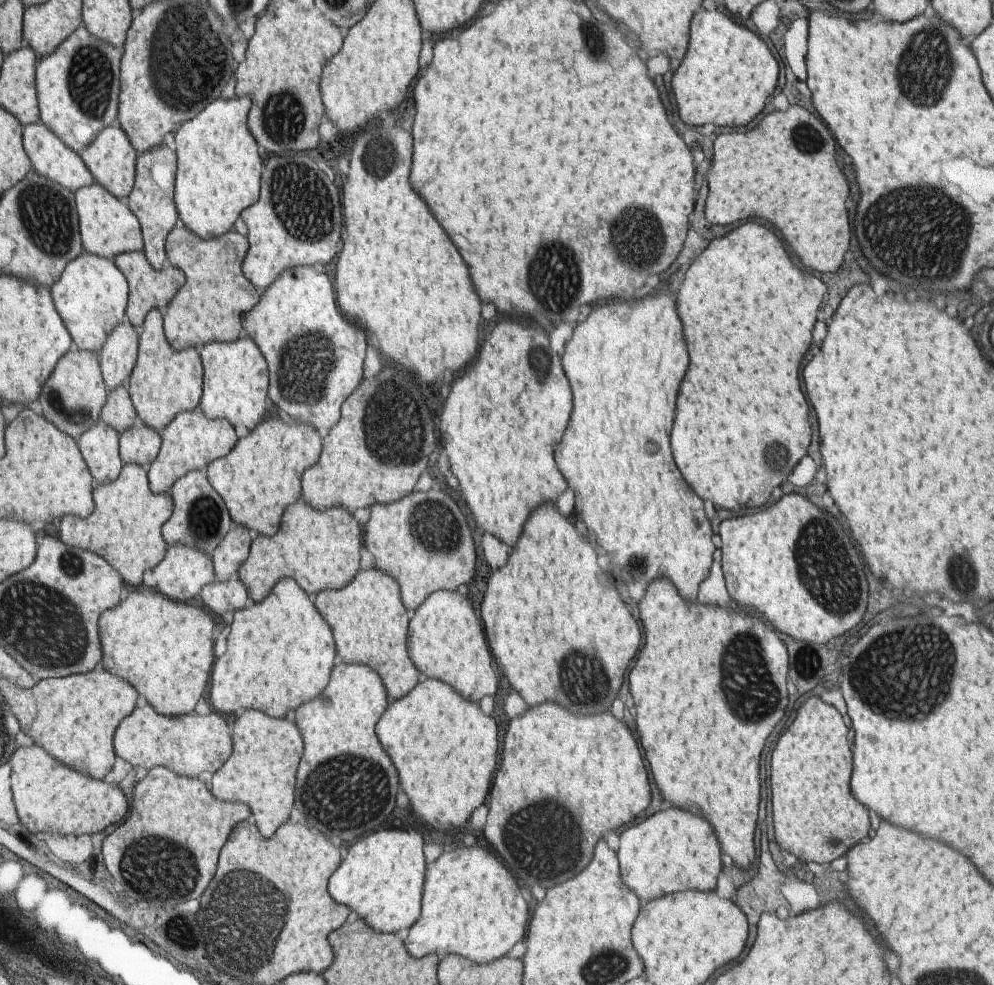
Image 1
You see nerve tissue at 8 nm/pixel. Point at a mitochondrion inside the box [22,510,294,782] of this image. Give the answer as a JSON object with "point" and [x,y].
{"point":[71,565]}

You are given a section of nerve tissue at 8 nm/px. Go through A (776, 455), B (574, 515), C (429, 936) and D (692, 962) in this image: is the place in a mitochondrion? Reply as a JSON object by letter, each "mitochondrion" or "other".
{"A":"mitochondrion","B":"other","C":"other","D":"other"}

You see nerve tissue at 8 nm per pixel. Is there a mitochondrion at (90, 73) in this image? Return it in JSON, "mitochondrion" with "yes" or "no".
{"mitochondrion":"yes"}

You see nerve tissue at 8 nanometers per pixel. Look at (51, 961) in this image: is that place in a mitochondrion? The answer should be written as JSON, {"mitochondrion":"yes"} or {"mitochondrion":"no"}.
{"mitochondrion":"no"}

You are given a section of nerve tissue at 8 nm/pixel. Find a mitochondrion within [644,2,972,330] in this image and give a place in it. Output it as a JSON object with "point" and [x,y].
{"point":[928,53]}

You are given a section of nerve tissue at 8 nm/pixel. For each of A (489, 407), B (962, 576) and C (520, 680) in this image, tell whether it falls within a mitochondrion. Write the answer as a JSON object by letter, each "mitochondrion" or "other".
{"A":"other","B":"mitochondrion","C":"other"}

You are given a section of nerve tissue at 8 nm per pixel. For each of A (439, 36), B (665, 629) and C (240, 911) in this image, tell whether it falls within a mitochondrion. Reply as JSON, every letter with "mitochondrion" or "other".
{"A":"other","B":"other","C":"mitochondrion"}

